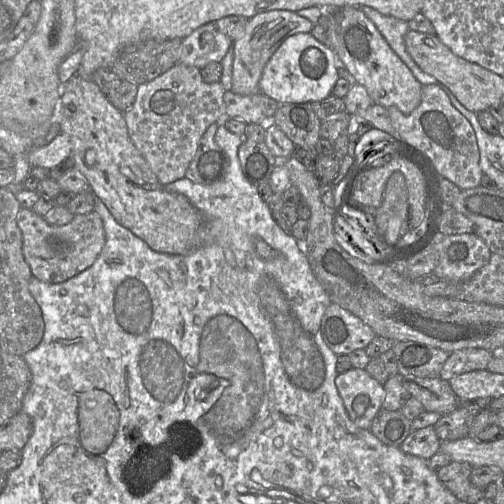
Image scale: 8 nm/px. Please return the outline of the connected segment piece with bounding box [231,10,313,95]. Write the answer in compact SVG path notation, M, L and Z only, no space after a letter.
M271 10L256 14L246 24L244 35L235 40L231 91L239 95L260 93L259 81L267 62L290 36L299 33L310 33L313 23L288 10Z

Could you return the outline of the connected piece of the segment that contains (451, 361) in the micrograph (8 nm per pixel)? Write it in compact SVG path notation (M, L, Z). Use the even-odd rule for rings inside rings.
M469 348L450 353L440 372L440 378L449 382L454 376L484 370L493 357L493 353L482 348Z

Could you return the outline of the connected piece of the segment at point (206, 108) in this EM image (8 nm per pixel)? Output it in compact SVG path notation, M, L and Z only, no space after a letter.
M180 63L154 80L138 85L133 106L123 114L132 143L147 161L161 184L168 185L184 178L207 128L219 119L223 119L223 124L225 124L228 117L225 115L224 93L220 81L206 83L202 79L200 69Z

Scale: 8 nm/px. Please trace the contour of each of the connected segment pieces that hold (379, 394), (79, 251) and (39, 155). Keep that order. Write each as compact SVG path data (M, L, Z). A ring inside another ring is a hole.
M354 367L338 374L335 383L351 421L370 430L374 418L383 409L384 386L365 369Z
M21 207L17 223L22 234L24 259L31 269L32 276L46 283L64 282L89 268L99 256L106 241L103 222L95 211L75 215L66 225L53 226L32 209Z
M60 132L45 146L34 147L28 154L31 167L52 169L72 156L72 143L68 134Z

